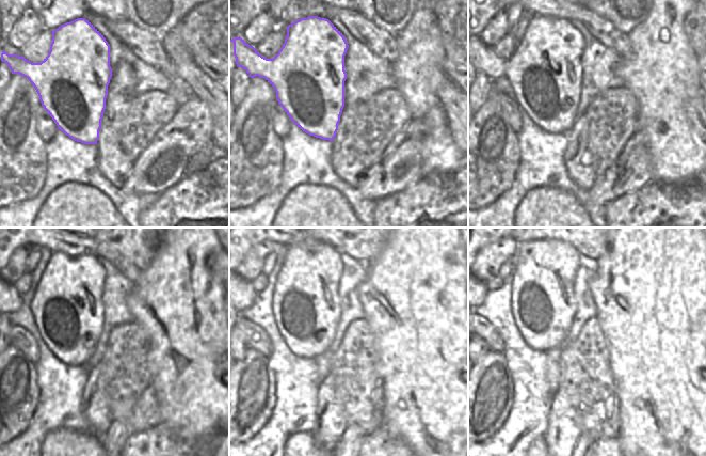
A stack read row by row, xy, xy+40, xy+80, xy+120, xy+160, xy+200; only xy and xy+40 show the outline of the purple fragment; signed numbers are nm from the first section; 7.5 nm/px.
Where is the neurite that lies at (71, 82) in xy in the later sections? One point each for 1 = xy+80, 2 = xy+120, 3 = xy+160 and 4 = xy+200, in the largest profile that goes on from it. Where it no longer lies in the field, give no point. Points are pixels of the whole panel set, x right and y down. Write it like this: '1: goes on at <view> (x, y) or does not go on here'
1: goes on at xy+80 (545, 72)
2: goes on at xy+120 (67, 308)
3: goes on at xy+160 (306, 307)
4: goes on at xy+200 (543, 301)

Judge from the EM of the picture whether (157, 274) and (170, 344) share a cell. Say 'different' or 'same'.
same

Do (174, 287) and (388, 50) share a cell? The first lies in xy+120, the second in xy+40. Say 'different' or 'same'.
different

